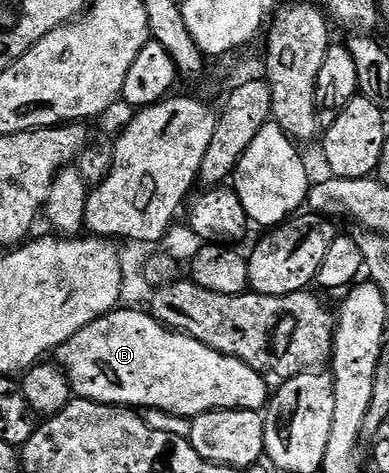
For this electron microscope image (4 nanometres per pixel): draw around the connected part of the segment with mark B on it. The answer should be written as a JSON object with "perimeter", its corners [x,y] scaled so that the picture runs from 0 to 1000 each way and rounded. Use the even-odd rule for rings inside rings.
{"perimeter":[[[301,651],[278,664],[265,664],[252,677],[221,685],[221,693],[211,693],[211,702],[190,702],[190,710],[180,710],[180,719],[170,719],[170,727],[159,727],[139,742],[139,765],[175,797],[175,810],[183,812],[185,831],[193,839],[219,841],[234,850],[260,850],[275,858],[326,858],[332,863],[368,863],[370,867],[414,867],[429,875],[491,888],[542,867],[653,867],[668,871],[686,860],[694,848],[694,822],[689,825],[692,801],[671,791],[668,784],[643,778],[643,770],[632,770],[602,753],[573,748],[530,727],[519,727],[509,719],[499,719],[486,706],[460,706],[455,698],[434,698],[406,674],[393,672],[388,662],[373,660],[360,651]]]}

